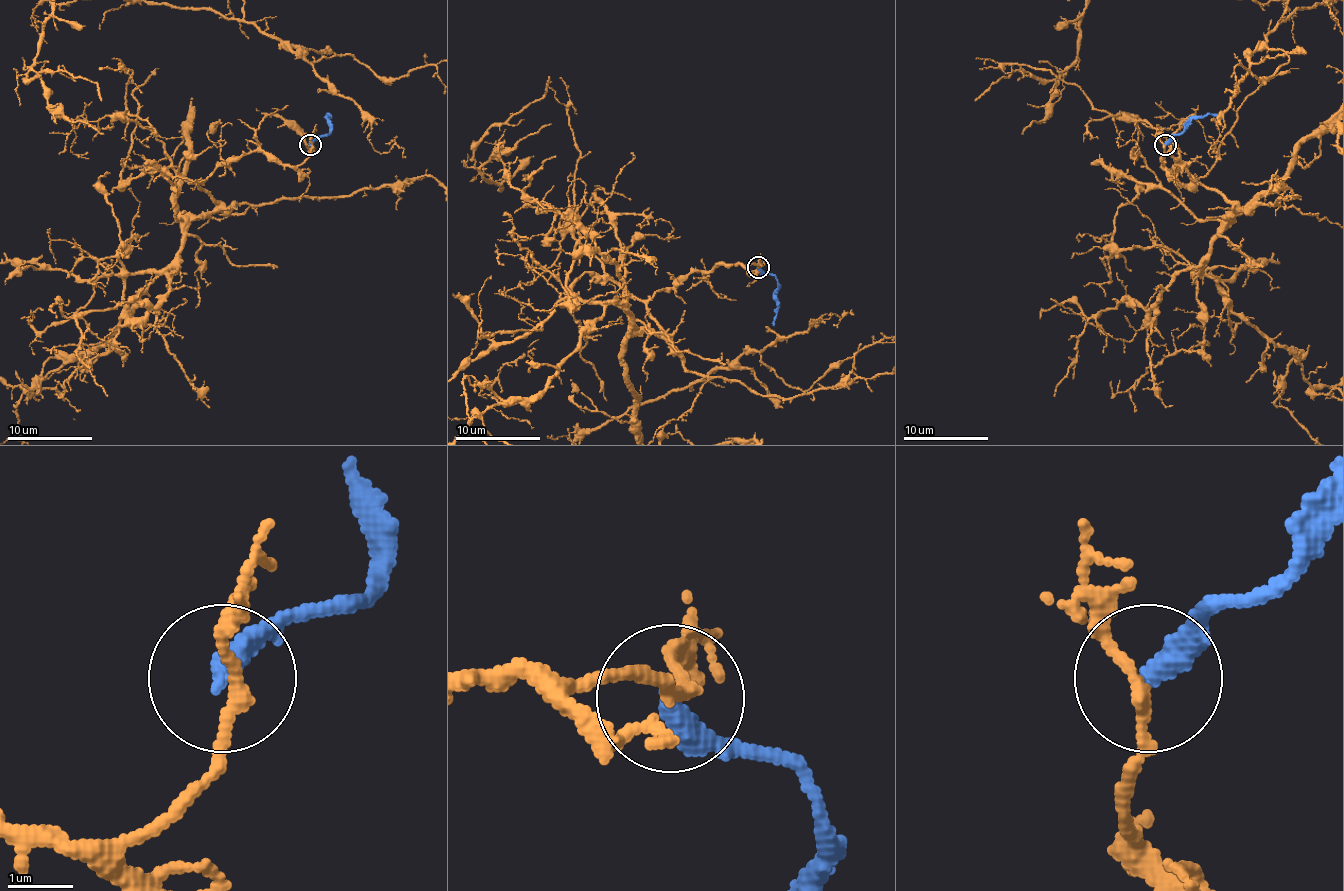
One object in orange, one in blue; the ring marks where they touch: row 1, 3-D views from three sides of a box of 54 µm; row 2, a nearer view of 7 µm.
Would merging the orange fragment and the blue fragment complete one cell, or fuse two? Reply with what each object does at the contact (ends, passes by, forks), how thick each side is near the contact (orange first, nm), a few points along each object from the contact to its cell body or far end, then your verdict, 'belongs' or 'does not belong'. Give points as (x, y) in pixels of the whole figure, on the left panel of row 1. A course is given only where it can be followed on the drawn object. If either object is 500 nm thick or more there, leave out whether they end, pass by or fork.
orange passes by | blue ends | 180/400 nm | blue via (311, 145), (319, 136), (327, 134), (327, 113), (325, 117) | does not belong

